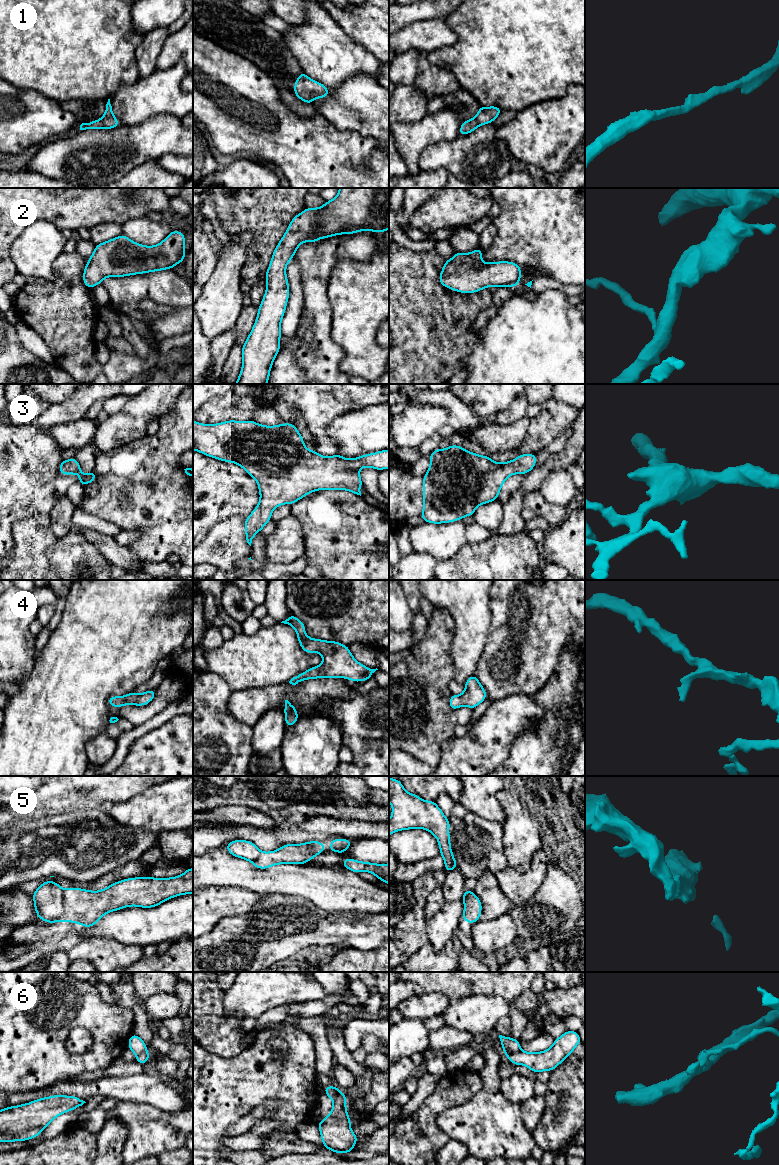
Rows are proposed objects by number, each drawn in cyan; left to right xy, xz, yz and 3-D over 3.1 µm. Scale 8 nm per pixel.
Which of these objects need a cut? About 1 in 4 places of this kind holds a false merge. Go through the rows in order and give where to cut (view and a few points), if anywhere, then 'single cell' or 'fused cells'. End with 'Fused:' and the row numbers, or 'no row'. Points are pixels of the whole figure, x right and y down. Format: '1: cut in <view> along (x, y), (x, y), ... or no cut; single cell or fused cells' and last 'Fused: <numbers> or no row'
1: no cut; single cell
2: no cut; single cell
3: no cut; single cell
4: no cut; single cell
5: cut in xy along (65, 890), (63, 913), (55, 921); fused cells
6: cut in yz along (520, 1049), (508, 1057); fused cells
Fused: 5, 6

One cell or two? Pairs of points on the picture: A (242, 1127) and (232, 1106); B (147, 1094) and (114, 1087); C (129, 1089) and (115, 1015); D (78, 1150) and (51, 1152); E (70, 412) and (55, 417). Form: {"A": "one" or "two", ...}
{"A": "two", "B": "one", "C": "two", "D": "one", "E": "one"}

